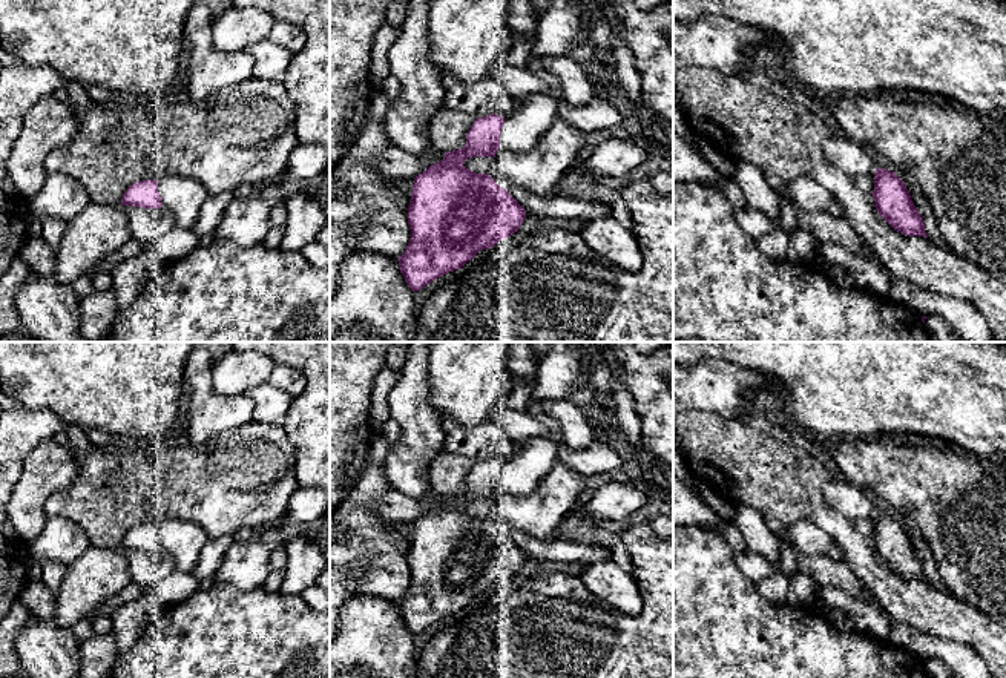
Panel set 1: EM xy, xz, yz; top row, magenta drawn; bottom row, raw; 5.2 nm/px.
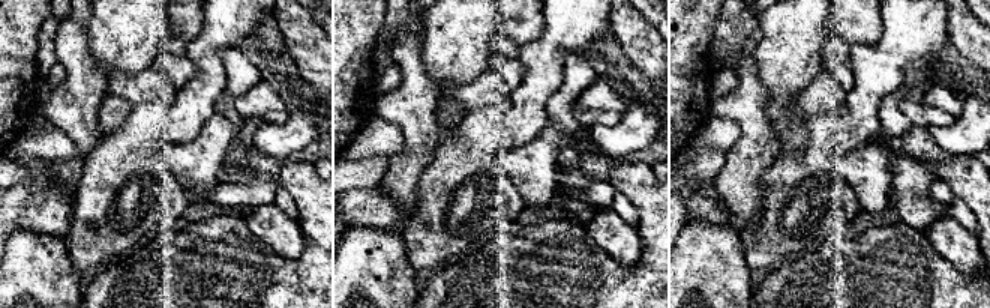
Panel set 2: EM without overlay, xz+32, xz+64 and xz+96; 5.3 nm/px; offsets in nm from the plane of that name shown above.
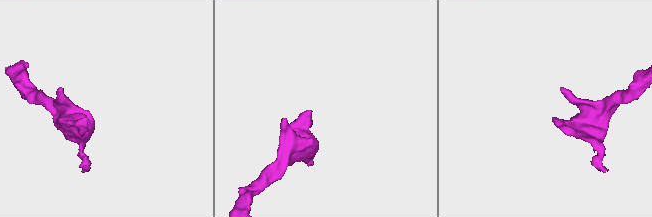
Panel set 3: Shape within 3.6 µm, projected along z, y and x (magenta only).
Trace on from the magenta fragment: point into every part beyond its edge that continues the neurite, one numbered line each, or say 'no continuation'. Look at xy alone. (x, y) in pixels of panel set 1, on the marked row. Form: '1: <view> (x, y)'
1: xy (183, 197)

